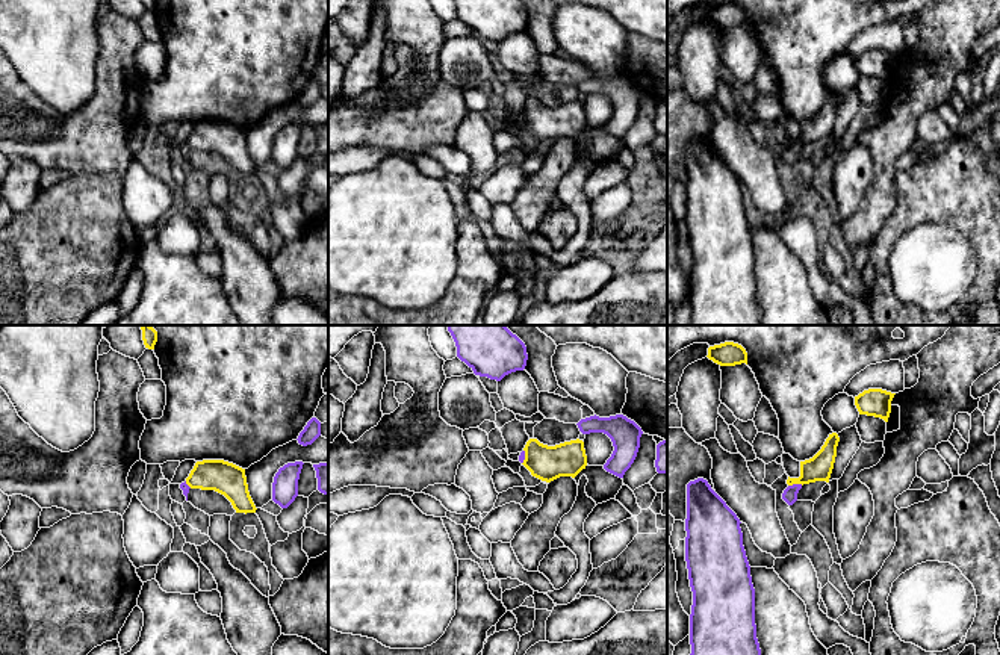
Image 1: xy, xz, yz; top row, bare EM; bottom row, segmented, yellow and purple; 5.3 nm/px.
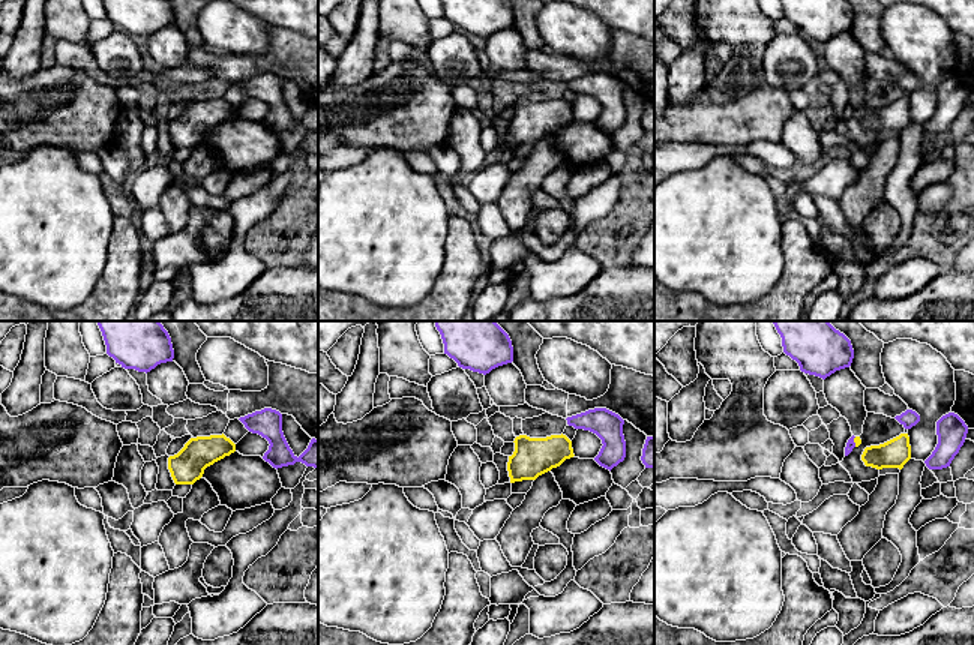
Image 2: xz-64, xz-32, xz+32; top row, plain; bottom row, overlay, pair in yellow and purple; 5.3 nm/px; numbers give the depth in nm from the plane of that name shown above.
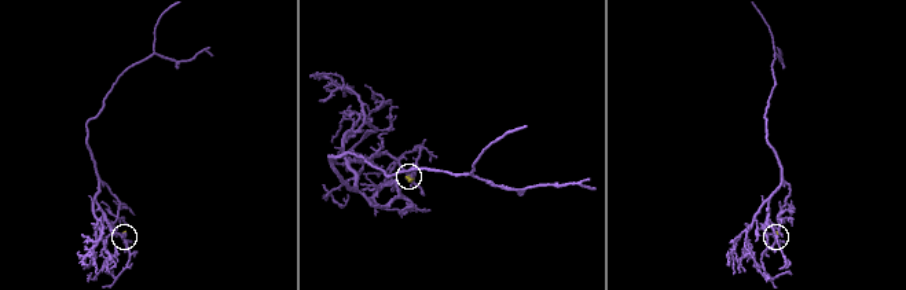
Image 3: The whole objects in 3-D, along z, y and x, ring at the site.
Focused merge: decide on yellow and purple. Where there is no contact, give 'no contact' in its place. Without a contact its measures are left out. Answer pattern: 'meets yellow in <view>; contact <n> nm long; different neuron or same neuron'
meets yellow in yz; contact 80 nm long; different neuron

